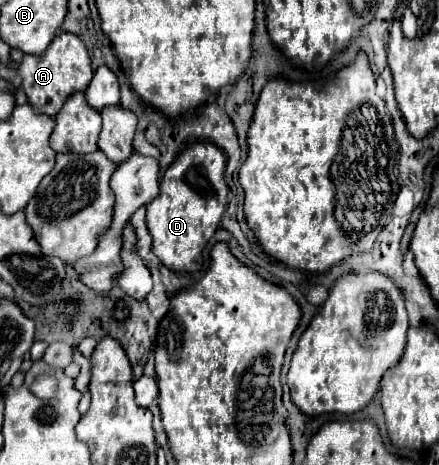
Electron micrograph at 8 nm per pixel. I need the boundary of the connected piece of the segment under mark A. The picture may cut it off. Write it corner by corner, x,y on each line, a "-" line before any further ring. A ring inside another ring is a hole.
58,32
58,36
42,54
26,54
20,66
22,88
30,104
48,116
56,116
56,112
60,112
64,100
72,92
84,92
92,76
94,76
94,68
92,68
90,52
82,42
82,38
72,32

